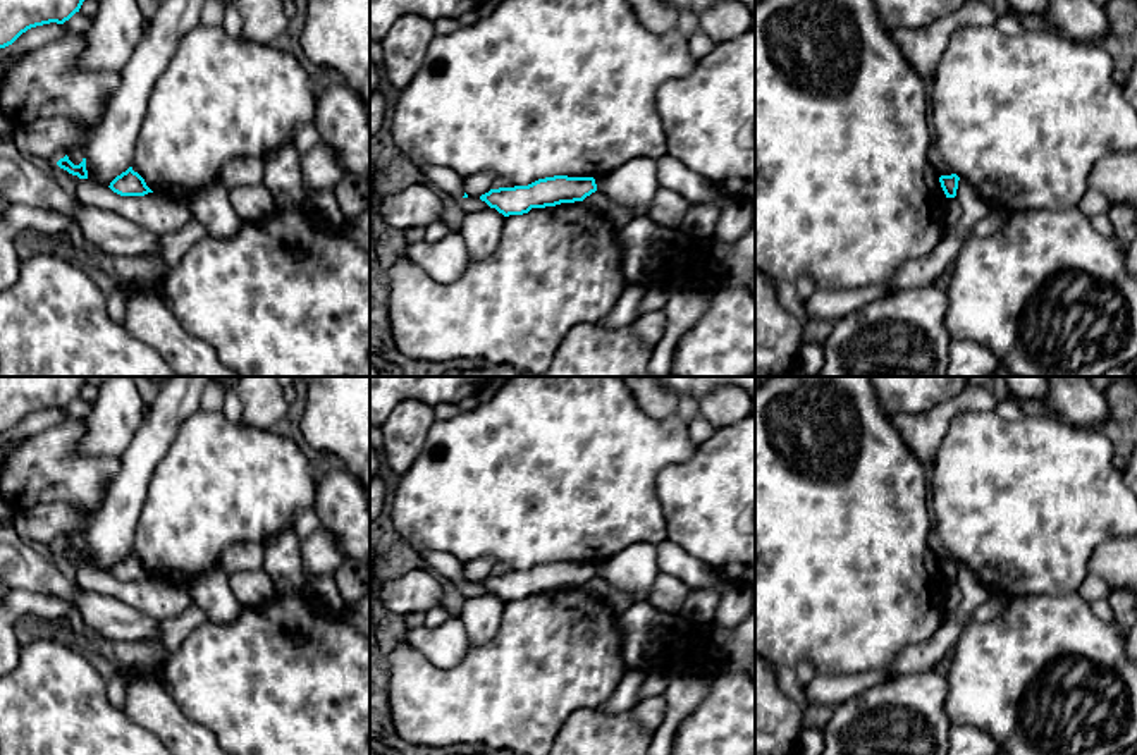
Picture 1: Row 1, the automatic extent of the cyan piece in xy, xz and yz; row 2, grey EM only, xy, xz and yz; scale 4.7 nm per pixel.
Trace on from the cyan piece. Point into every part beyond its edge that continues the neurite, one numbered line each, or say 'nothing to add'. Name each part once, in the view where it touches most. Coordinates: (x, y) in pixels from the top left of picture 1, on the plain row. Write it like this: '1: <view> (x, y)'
nothing to add

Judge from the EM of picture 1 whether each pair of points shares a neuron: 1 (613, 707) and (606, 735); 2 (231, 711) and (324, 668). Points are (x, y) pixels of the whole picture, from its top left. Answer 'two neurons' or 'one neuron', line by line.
1: two neurons
2: one neuron

